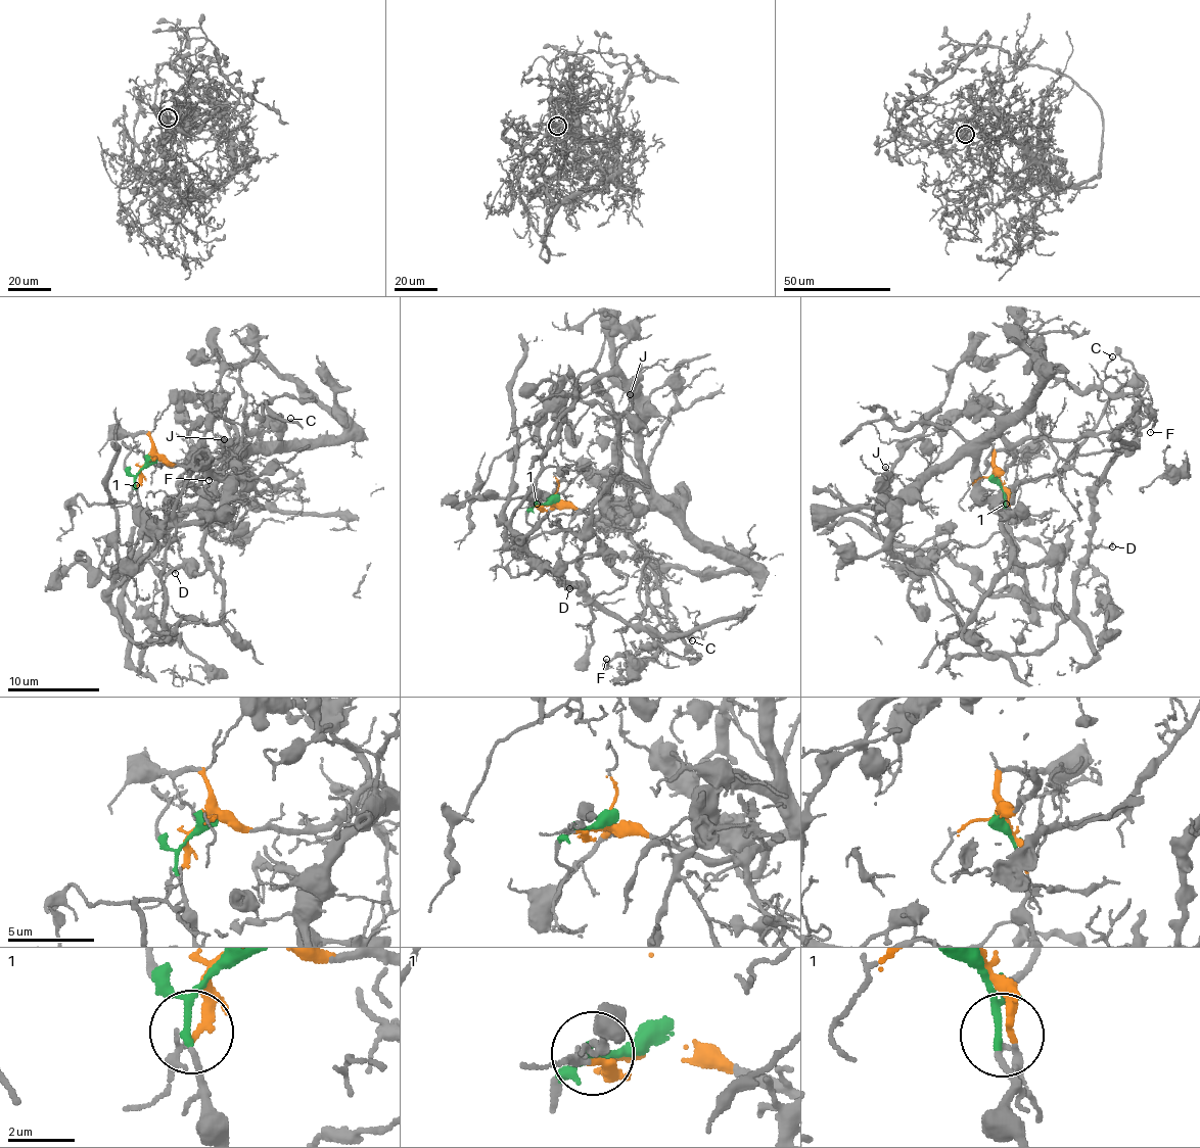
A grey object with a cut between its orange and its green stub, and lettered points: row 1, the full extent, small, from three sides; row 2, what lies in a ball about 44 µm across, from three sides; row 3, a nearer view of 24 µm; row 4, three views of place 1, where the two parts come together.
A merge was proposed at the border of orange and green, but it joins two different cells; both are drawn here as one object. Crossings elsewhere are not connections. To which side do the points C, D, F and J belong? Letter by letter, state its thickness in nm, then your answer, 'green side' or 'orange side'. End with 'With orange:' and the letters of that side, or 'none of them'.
C: calibre 130 nm; orange side
D: calibre 90 nm; green side
F: calibre 110 nm; green side
J: calibre 140 nm; orange side
With orange: C, J

